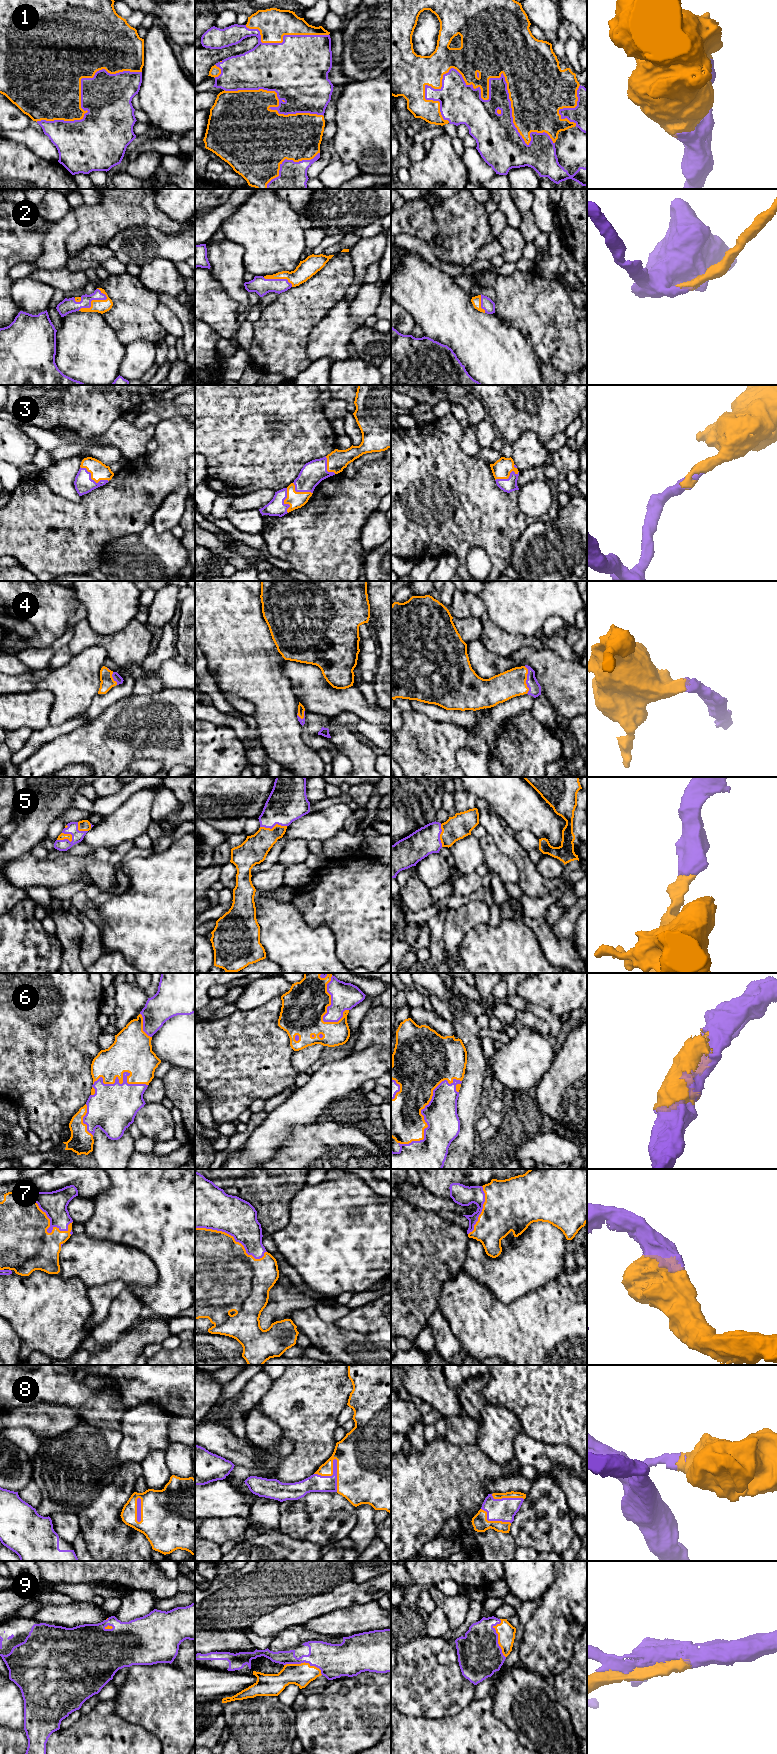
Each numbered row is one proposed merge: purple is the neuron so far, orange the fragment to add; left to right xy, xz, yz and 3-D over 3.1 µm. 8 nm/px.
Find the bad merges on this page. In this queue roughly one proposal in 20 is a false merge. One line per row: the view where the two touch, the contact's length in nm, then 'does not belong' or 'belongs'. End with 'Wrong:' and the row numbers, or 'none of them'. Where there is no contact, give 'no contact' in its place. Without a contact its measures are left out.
1: meets purple in yz; contact 1150 nm long; belongs
2: meets purple in xy; contact 260 nm long; belongs
3: meets purple in xy; contact 260 nm long; belongs
4: meets purple in yz; contact 220 nm long; belongs
5: meets purple in xy; contact 130 nm long; belongs
6: meets purple in yz; contact 700 nm long; belongs
7: meets purple in xz; contact 600 nm long; belongs
8: meets purple in xz; contact 280 nm long; belongs
9: meets purple in yz; contact 320 nm long; belongs
Wrong: none of them

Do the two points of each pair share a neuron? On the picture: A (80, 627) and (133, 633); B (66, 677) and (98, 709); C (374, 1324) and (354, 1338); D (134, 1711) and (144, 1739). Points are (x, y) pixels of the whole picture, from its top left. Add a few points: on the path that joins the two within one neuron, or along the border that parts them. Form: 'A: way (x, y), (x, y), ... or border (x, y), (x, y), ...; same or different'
A: way (93, 639), (120, 640); same
B: border (97, 693), (90, 706), (75, 717); different
C: border (338, 1327), (344, 1330), (360, 1331), (380, 1347); different
D: border (117, 1715), (132, 1723), (139, 1724), (158, 1738); different

